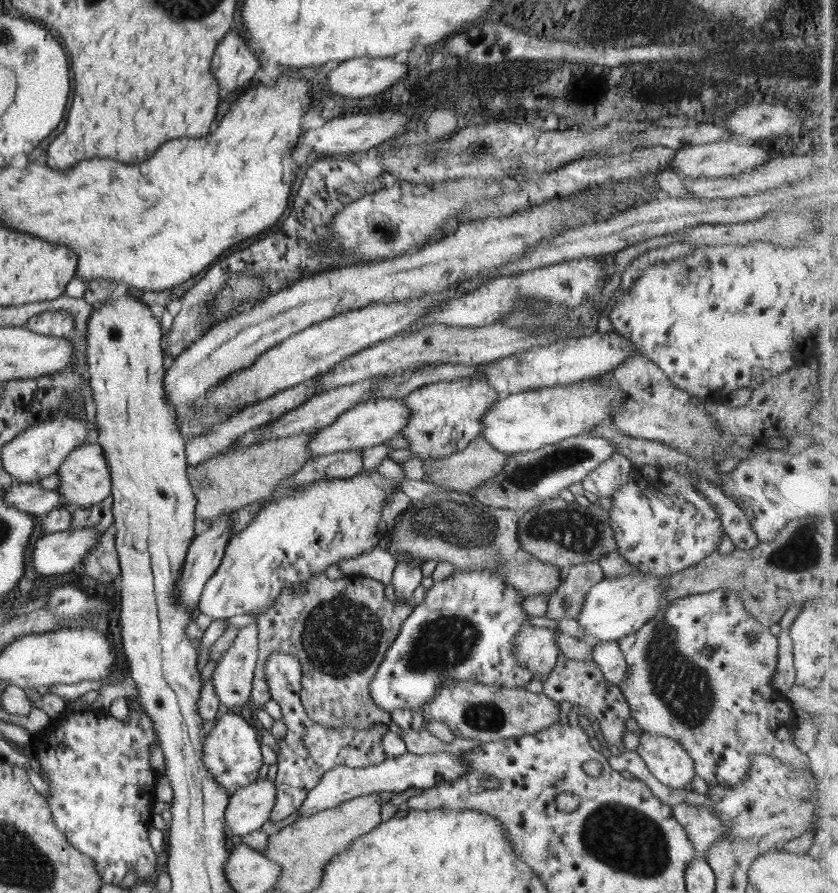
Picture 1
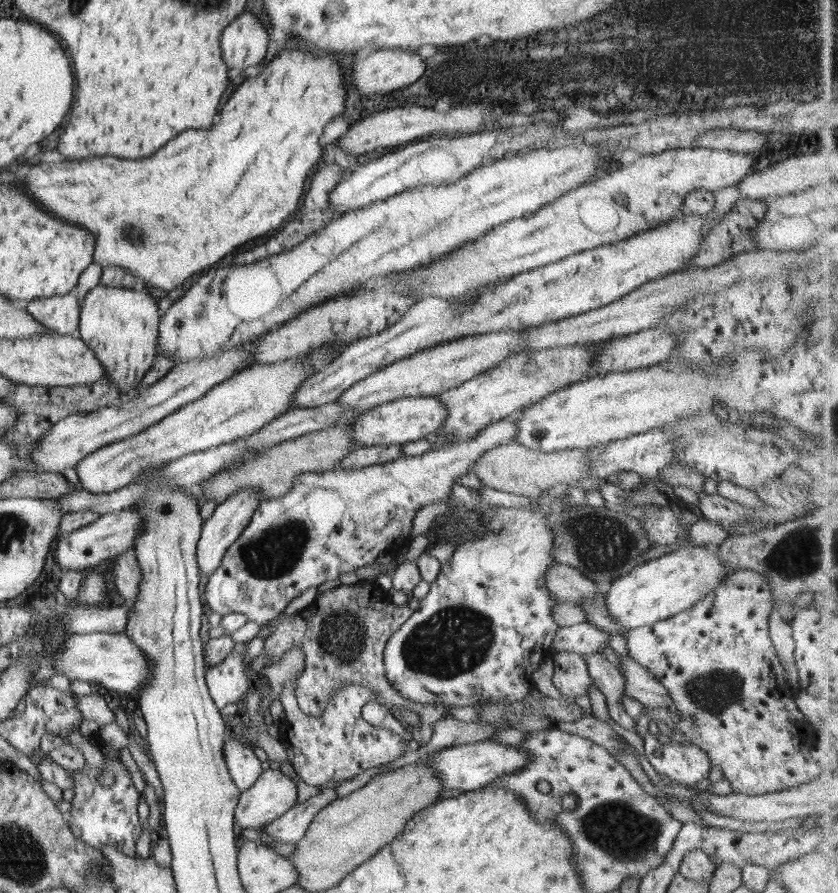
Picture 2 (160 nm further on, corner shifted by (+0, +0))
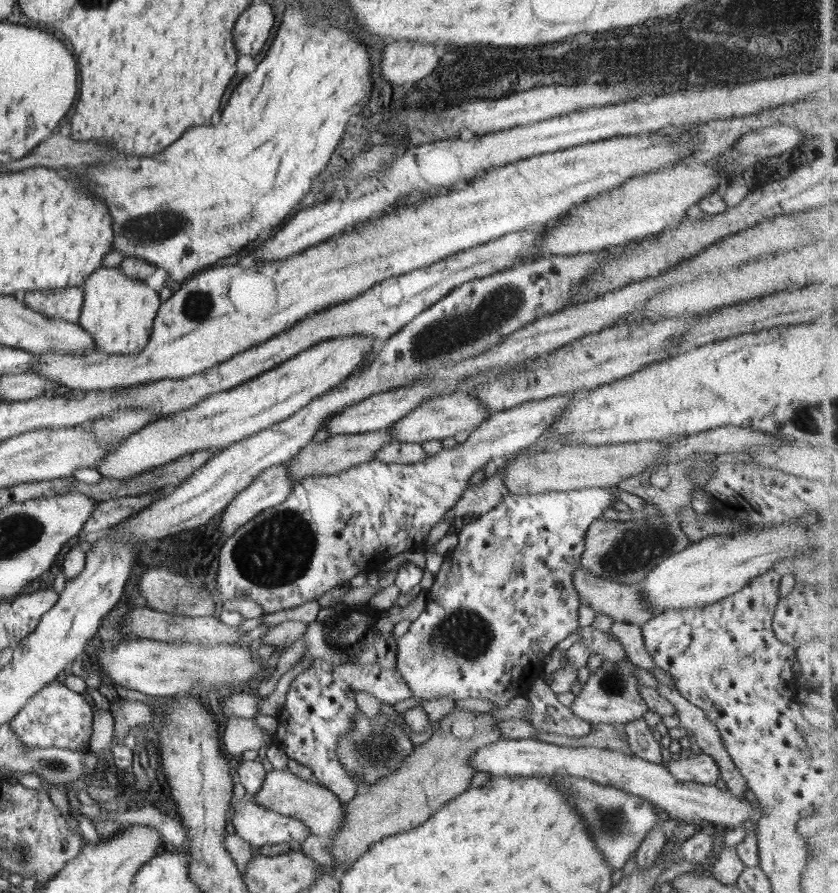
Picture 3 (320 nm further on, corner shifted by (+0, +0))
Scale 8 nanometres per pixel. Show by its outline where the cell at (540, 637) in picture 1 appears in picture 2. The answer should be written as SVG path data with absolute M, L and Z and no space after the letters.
M585 622L559 627L551 649L555 648L556 654L567 652L584 656L593 652L601 653L603 646L607 645L608 634L599 630L596 625Z

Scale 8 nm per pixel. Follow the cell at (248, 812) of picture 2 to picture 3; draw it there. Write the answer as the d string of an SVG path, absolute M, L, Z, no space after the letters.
M274 769L267 772L260 793L253 796L254 802L260 804L262 808L302 821L312 835L324 838L326 841L331 840L330 837L336 835L344 823L344 803L336 797L334 792L322 785L297 777L288 769Z

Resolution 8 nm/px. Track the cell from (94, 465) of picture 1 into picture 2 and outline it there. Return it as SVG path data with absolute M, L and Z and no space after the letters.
M301 356L270 365L252 365L245 369L133 438L106 445L84 457L75 468L82 484L80 488L94 494L109 493L132 484L139 474L147 472L149 468L167 465L182 456L208 451L250 436L290 411L296 391L304 381L318 372L308 364L308 358Z

